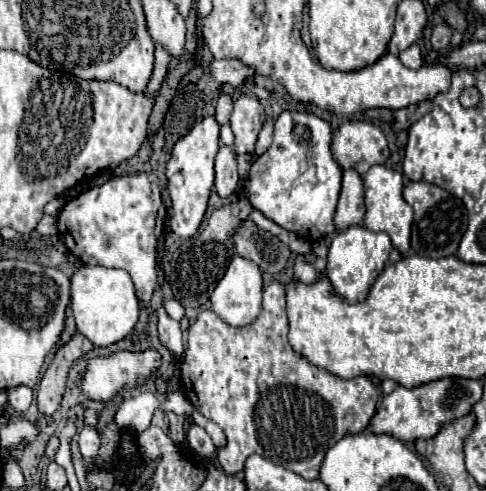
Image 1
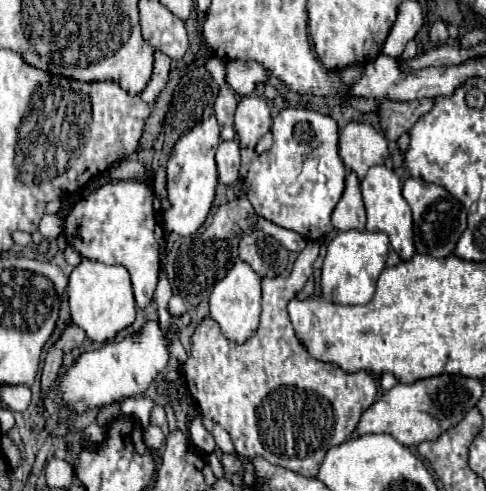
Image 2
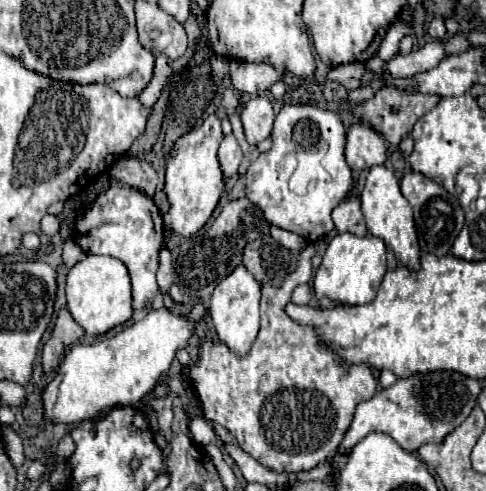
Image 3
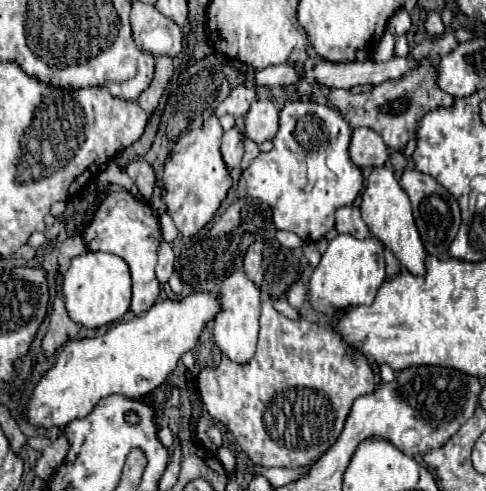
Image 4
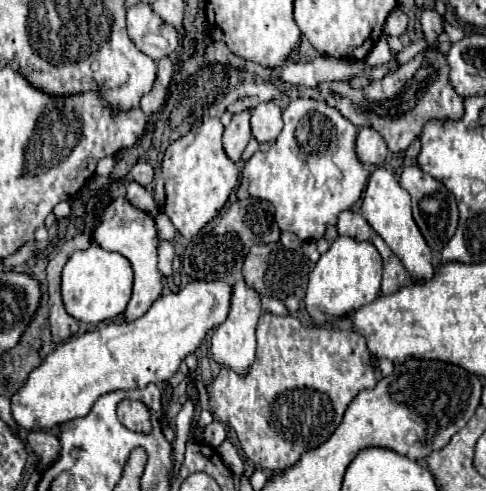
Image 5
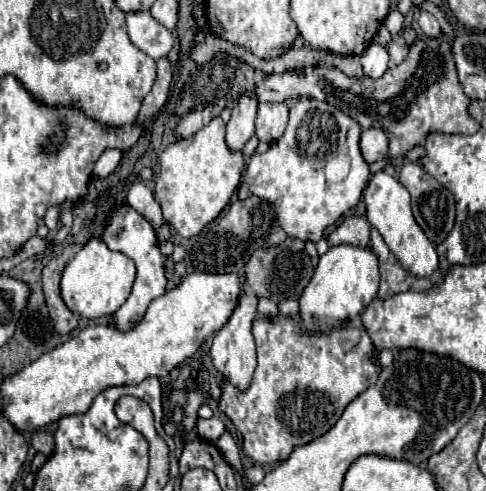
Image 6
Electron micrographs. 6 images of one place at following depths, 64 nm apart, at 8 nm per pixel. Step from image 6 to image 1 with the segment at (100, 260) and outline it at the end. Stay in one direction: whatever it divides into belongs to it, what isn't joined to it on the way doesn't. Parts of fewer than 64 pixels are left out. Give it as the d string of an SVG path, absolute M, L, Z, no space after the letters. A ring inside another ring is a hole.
M84 266L72 274L70 284L72 284L70 308L76 318L76 328L94 346L106 348L132 334L140 318L140 300L136 296L136 288L130 276L124 270Z

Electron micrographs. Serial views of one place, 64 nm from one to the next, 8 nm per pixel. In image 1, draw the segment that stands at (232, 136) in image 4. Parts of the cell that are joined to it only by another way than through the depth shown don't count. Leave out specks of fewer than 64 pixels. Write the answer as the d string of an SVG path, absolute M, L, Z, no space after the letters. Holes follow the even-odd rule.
M220 146L220 152L216 156L216 180L214 188L220 198L228 198L234 194L238 186L238 170L236 170L236 154L230 146Z

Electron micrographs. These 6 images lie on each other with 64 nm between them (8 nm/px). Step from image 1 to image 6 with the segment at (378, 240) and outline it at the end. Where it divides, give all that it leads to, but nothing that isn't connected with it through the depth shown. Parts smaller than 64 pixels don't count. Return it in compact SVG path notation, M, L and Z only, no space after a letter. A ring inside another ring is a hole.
M352 244L332 246L324 256L320 256L314 276L310 278L308 286L300 296L300 312L304 324L308 326L310 332L314 332L356 318L376 298L378 284L380 284L378 258L370 248L360 248Z

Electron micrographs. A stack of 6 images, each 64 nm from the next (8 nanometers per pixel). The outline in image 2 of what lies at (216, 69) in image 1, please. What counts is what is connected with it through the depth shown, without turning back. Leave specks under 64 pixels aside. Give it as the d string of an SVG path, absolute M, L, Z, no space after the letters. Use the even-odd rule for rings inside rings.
M244 60L226 62L226 82L240 96L252 94L256 90L256 86L260 82L264 82L266 78L268 78L268 74L256 62L244 62Z

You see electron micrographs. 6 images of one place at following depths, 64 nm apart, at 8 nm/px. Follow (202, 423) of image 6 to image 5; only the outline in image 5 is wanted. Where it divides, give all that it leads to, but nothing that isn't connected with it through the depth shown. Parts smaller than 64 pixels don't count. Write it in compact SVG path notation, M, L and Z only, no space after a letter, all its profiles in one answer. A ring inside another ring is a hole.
M212 422L210 426L206 426L206 434L204 434L204 440L210 448L218 448L224 440L226 440L226 430L224 430L224 424L220 422Z

